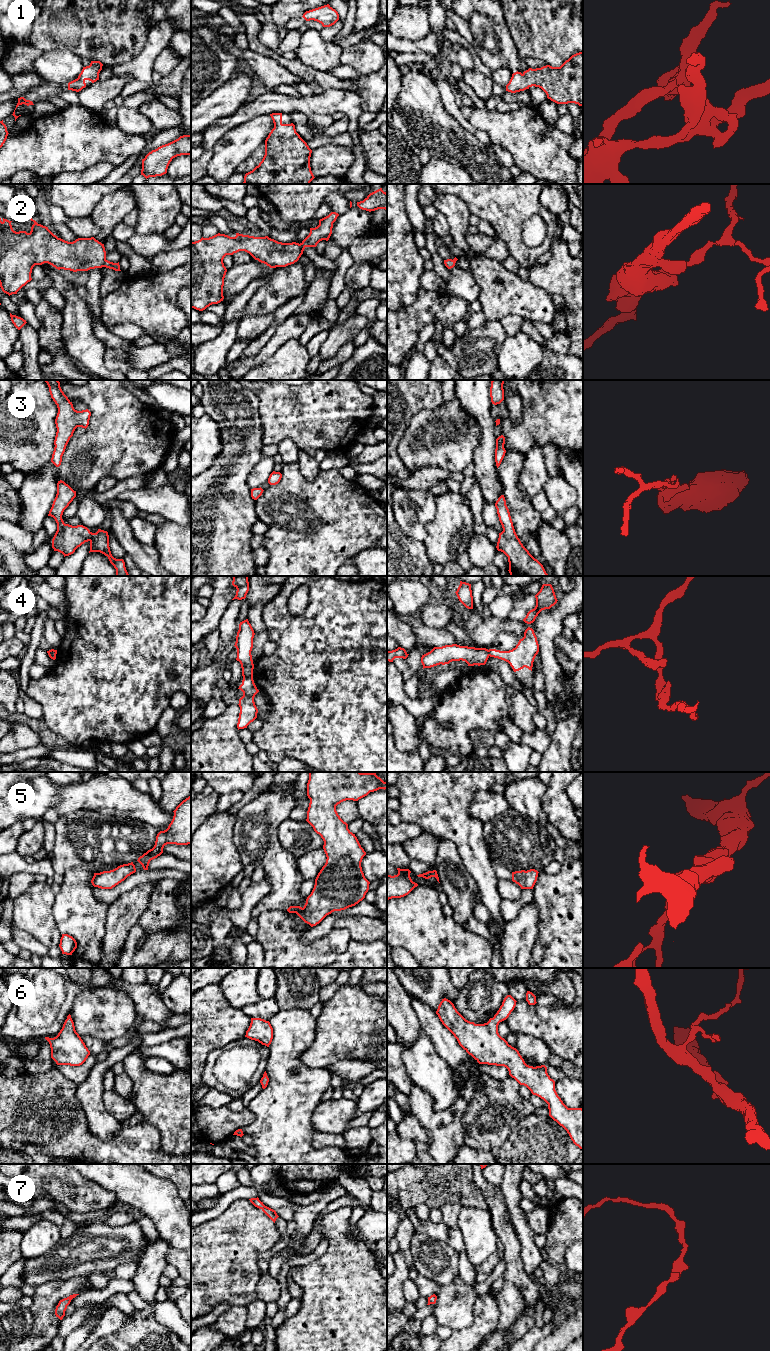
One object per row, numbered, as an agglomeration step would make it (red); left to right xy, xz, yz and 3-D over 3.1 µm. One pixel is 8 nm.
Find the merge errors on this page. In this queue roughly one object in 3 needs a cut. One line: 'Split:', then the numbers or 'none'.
Split: 2, 4

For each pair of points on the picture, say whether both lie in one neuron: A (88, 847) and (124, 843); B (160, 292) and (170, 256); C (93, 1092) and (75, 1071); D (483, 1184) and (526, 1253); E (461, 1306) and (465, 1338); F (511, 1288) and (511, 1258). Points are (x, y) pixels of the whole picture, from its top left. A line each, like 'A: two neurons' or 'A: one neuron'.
A: one neuron
B: two neurons
C: two neurons
D: two neurons
E: two neurons
F: two neurons

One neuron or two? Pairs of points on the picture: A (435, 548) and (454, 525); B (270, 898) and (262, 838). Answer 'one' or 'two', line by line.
A: one
B: one

